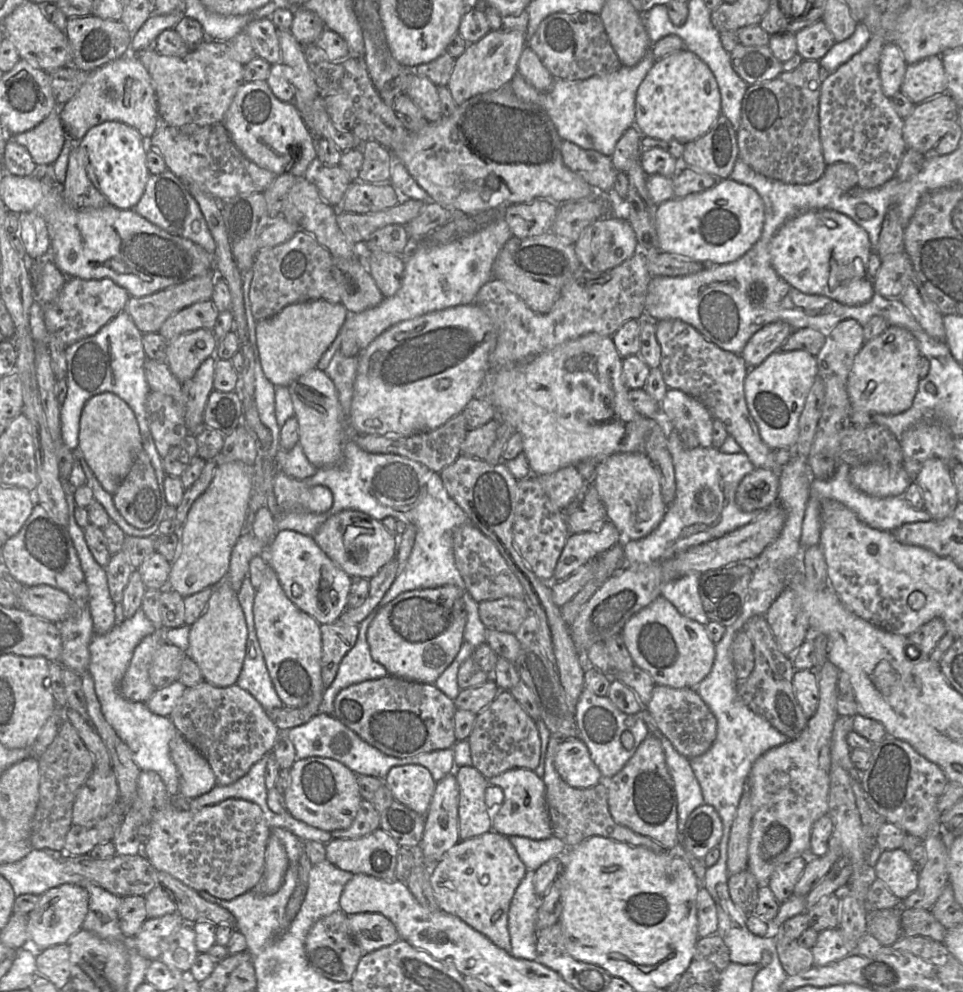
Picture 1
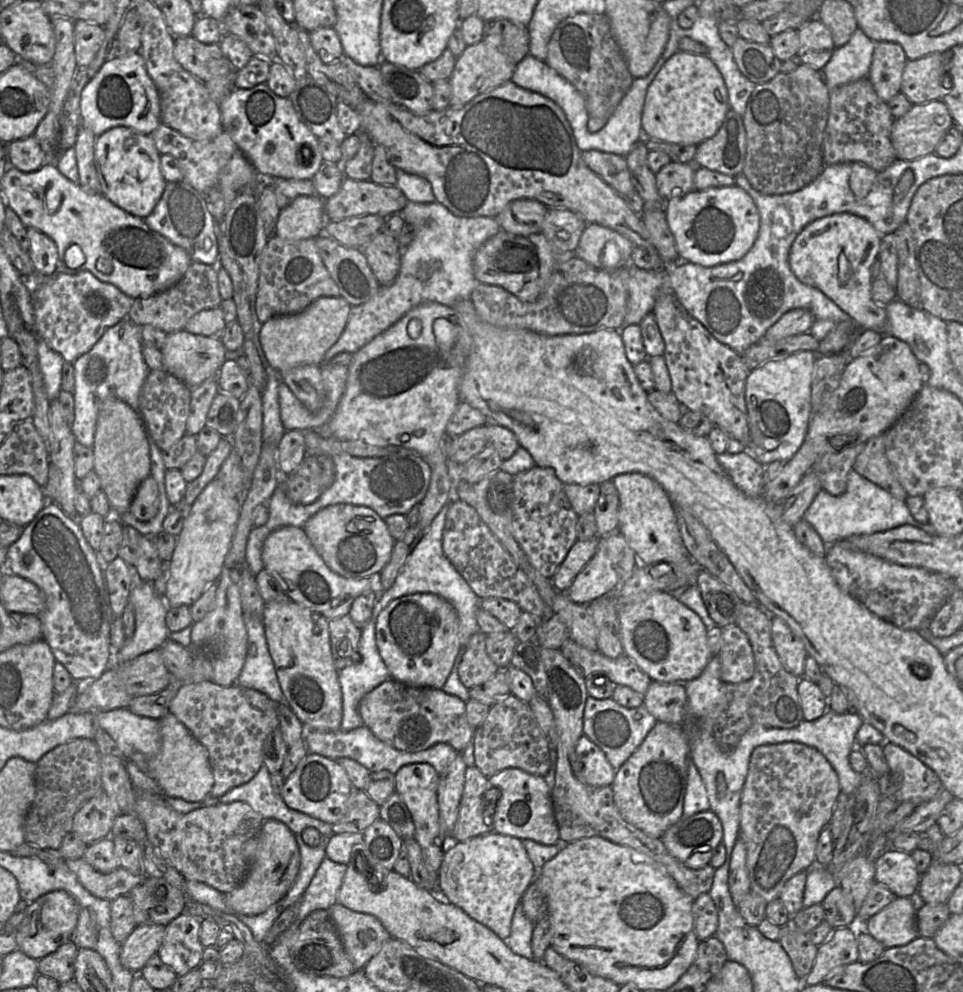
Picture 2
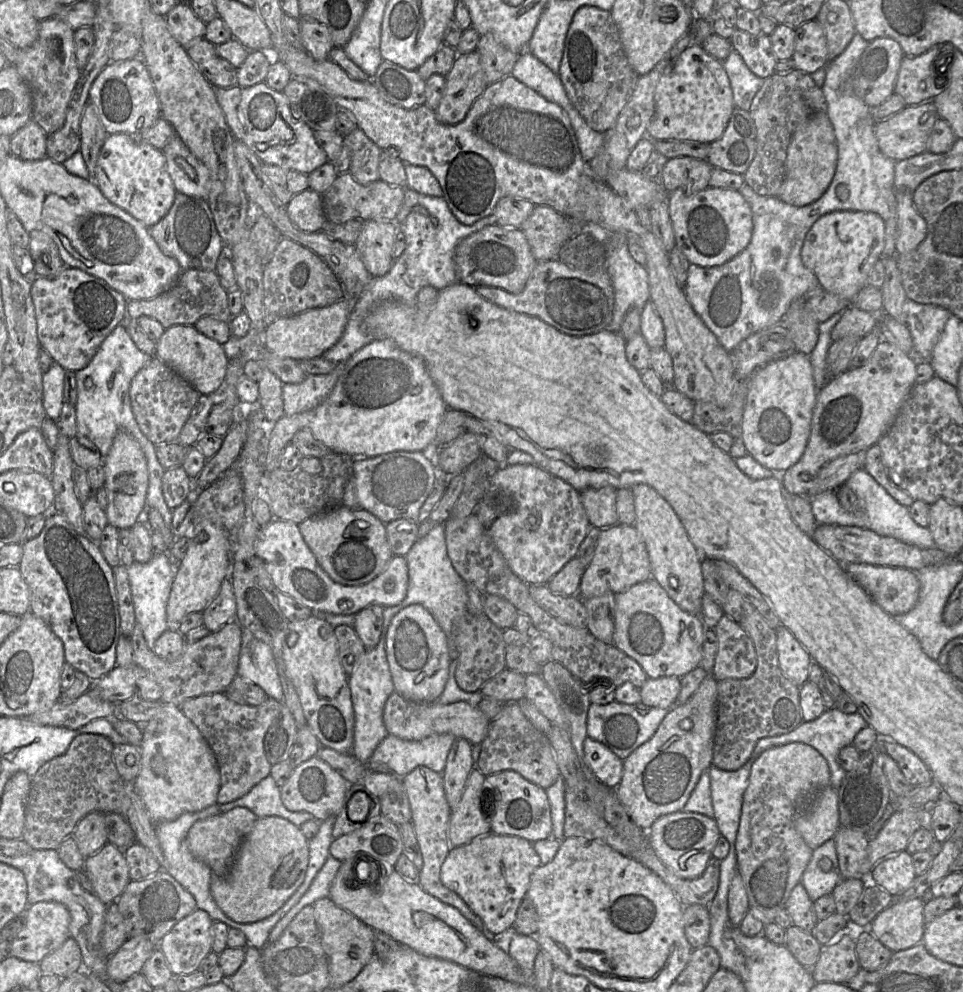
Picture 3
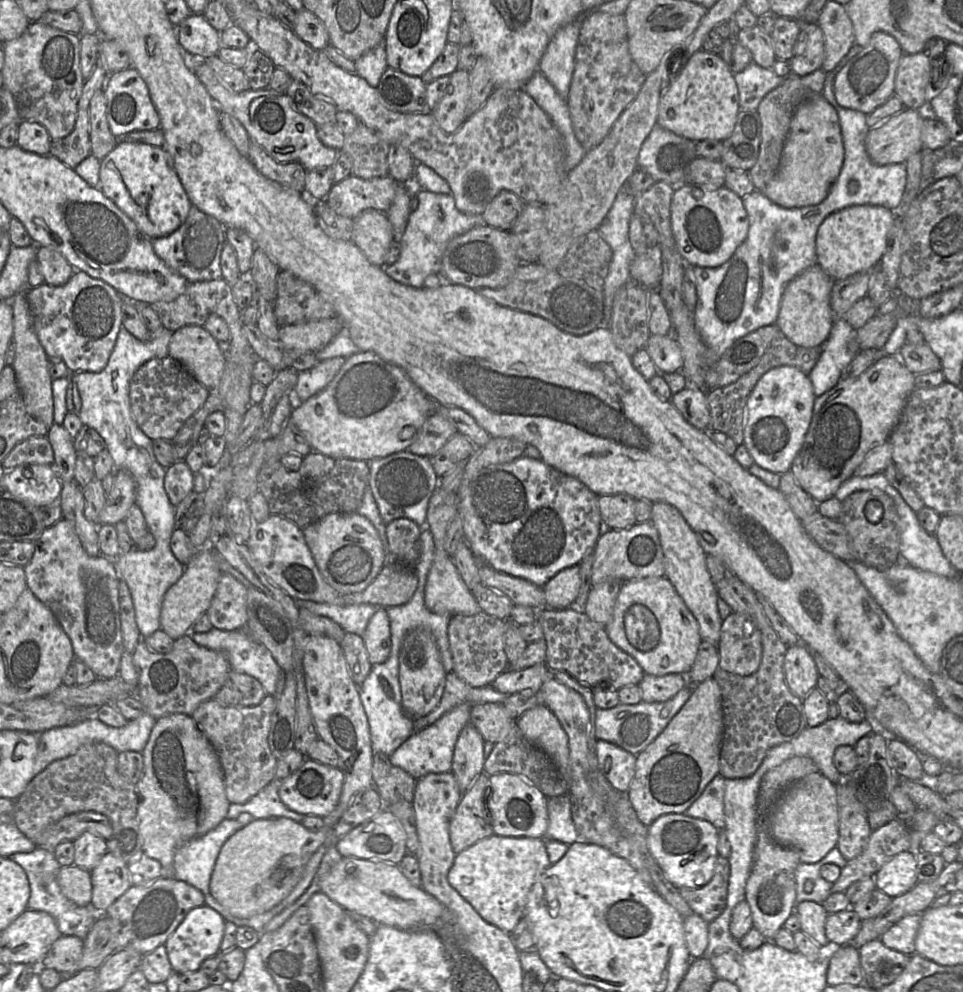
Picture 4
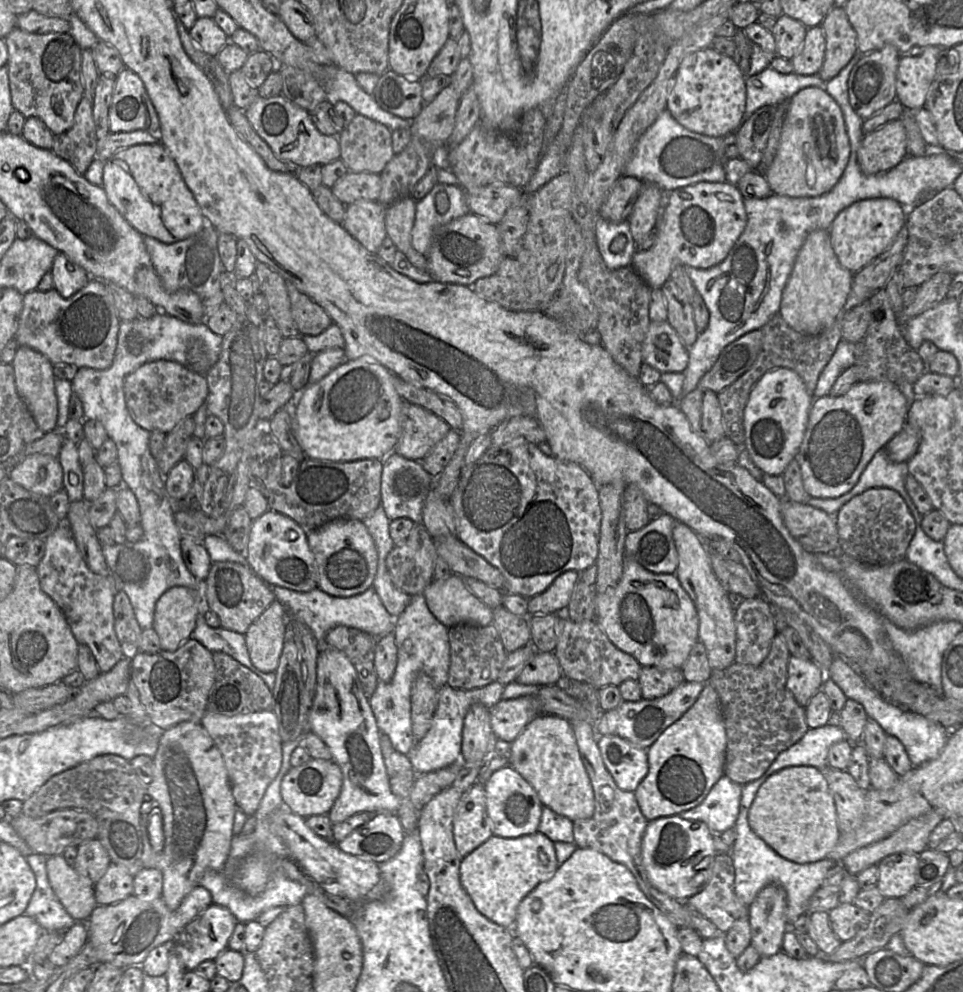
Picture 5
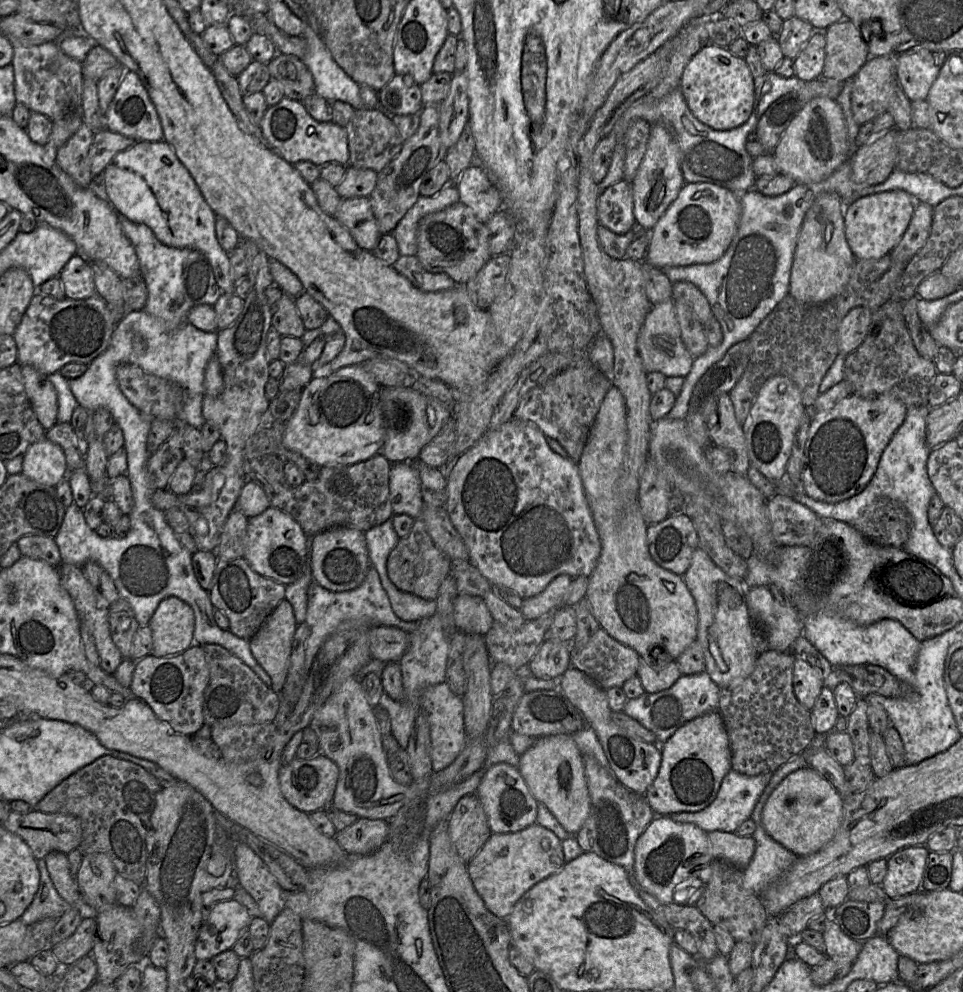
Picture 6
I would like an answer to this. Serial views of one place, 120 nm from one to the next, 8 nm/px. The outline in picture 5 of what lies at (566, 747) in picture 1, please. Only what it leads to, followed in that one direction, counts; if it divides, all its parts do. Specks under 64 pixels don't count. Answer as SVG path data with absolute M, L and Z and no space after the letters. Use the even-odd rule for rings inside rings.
M603 735L598 741L603 762L616 785L634 792L649 770L647 749L617 735Z

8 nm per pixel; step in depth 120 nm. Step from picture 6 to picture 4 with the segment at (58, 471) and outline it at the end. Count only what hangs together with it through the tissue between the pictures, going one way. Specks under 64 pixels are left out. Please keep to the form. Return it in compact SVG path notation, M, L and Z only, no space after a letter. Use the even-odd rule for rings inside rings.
M25 464L7 470L1 485L12 495L43 508L58 502L62 482L53 466Z

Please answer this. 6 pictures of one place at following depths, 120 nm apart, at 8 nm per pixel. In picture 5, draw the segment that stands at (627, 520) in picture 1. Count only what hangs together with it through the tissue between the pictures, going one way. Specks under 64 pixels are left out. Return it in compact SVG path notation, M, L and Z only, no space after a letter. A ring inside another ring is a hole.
M676 521L673 528L673 540L679 558L675 575L696 607L699 618L699 641L706 649L711 669L725 669L735 663L736 655L735 611L731 607L729 592L713 572L706 540L679 521Z

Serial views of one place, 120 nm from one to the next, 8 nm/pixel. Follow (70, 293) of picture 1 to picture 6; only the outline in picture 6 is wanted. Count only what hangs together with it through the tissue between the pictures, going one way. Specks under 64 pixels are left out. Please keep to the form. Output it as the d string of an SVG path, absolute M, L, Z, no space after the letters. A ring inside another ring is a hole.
M37 291L13 334L18 354L16 363L33 366L45 375L59 372L68 363L88 365L107 349L116 325L109 305L97 293L86 299L60 300Z

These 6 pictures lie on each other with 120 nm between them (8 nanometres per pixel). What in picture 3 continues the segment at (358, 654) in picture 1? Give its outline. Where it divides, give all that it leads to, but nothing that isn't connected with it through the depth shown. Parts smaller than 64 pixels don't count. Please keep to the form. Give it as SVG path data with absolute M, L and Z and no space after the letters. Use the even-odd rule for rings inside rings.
M385 635L381 636L377 646L366 650L348 676L348 683L355 714L353 754L367 767L367 761L376 747L389 735L383 721L383 711L388 697L395 691L385 651Z

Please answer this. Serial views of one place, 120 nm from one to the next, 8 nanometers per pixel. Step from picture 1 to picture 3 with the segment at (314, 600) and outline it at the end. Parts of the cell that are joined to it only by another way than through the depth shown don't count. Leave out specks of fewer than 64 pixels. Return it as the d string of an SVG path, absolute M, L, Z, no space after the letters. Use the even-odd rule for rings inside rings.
M272 519L268 524L260 527L255 540L255 552L275 589L307 606L313 613L355 615L371 604L383 607L398 605L407 595L409 576L405 556L393 556L385 570L364 585L342 585L334 582L320 567L304 541L299 525L292 521Z

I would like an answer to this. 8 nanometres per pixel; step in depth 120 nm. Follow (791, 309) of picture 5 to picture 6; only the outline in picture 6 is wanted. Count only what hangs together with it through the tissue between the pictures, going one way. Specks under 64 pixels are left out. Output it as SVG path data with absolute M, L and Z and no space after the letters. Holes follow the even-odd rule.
M836 193L821 194L806 213L798 236L790 277L789 294L805 305L817 305L846 288L855 257L845 236L844 203Z

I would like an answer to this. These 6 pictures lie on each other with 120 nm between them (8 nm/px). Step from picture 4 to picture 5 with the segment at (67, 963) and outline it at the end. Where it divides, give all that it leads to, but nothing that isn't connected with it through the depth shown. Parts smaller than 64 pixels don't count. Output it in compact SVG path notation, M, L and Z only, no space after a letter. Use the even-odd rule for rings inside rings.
M77 921L64 931L60 943L48 956L48 960L55 966L66 965L74 958L88 941L88 926L85 922Z

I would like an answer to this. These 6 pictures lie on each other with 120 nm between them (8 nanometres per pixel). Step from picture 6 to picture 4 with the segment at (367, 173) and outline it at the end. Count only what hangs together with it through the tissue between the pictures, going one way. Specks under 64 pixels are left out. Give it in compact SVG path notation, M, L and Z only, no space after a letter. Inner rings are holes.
M350 175L334 183L325 200L336 214L346 218L354 219L368 209L386 213L399 185L389 175L370 180Z

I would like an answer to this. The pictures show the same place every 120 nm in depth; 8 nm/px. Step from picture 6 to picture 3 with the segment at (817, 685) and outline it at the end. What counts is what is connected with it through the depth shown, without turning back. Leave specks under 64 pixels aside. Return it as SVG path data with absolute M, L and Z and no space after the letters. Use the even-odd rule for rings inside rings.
M784 626L776 629L780 669L799 688L809 681L813 659L805 647Z

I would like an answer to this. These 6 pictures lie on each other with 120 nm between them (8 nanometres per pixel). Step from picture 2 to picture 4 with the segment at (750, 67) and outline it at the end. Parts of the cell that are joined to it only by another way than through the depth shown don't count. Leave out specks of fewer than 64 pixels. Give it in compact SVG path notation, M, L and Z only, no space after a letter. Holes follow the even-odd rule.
M757 25L740 29L737 39L752 55L752 62L763 68L772 68L777 57L771 36Z

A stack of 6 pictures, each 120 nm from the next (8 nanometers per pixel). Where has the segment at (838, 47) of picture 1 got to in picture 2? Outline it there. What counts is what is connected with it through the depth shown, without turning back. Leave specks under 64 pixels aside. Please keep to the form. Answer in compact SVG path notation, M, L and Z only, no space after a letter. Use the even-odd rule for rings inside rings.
M858 27L844 46L834 50L821 70L826 76L829 96L833 89L869 76L875 47L876 43Z

